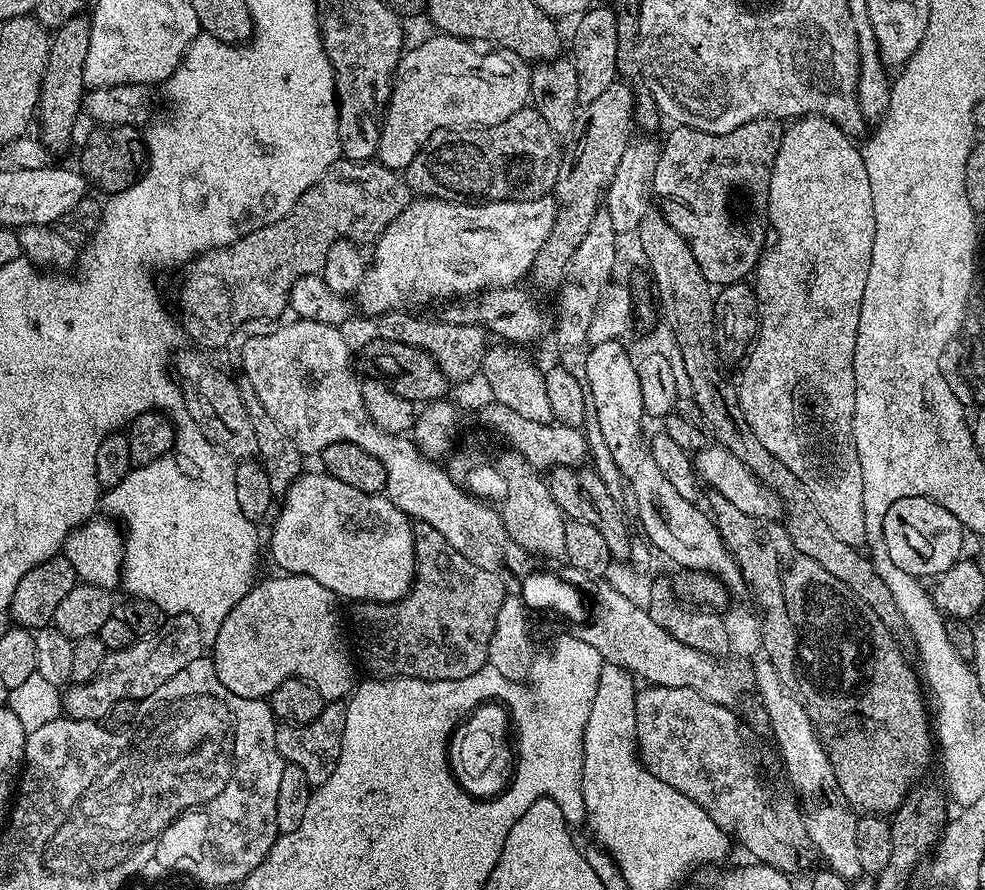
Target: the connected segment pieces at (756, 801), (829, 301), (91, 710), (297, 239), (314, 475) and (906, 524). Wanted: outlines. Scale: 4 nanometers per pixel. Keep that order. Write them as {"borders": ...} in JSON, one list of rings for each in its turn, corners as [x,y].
{"borders":[[[[657,684],[641,687],[636,693],[636,751],[650,774],[666,782],[666,786],[686,794],[686,798],[698,802],[720,829],[735,839],[737,836],[753,861],[792,874],[795,868],[807,862],[808,852],[813,851],[804,825],[804,813],[791,795],[783,796],[760,781],[756,756],[744,737],[744,728],[736,714],[733,709],[718,706],[718,702],[710,702],[710,698],[702,698],[702,694],[694,690]]],[[[801,116],[785,127],[770,174],[768,196],[768,223],[771,231],[776,231],[776,237],[771,237],[754,269],[754,291],[756,301],[760,304],[760,328],[742,364],[744,373],[738,379],[738,395],[742,414],[746,422],[750,422],[750,430],[758,434],[758,442],[762,442],[762,446],[766,446],[766,450],[770,450],[770,454],[774,454],[774,458],[778,458],[778,462],[786,466],[786,470],[794,470],[794,474],[798,474],[798,482],[806,486],[810,498],[814,498],[814,506],[818,506],[822,518],[830,522],[830,530],[834,530],[834,534],[838,534],[842,542],[860,546],[865,543],[866,514],[862,506],[862,462],[858,462],[858,450],[852,429],[856,393],[854,346],[858,338],[858,314],[862,314],[862,294],[866,278],[870,275],[870,254],[874,250],[874,197],[870,195],[870,177],[866,174],[866,162],[858,144],[852,140],[855,139],[849,133],[843,132],[837,124],[821,116]]],[[[172,614],[154,636],[133,639],[128,648],[109,651],[104,657],[98,674],[85,684],[72,684],[63,693],[63,711],[73,720],[103,721],[108,711],[119,700],[139,702],[145,700],[162,682],[174,678],[182,666],[196,660],[202,654],[200,644],[205,643],[198,622],[192,616]]],[[[339,159],[332,166],[332,171],[326,175],[314,186],[310,186],[310,190],[306,190],[306,194],[302,194],[302,198],[298,198],[298,202],[290,210],[290,214],[286,214],[278,222],[268,224],[264,228],[254,230],[250,234],[246,234],[240,240],[236,240],[233,244],[226,248],[215,248],[209,252],[204,252],[201,256],[197,256],[195,260],[187,265],[186,271],[183,273],[184,281],[180,284],[180,316],[178,312],[178,324],[184,332],[196,344],[201,344],[204,348],[212,348],[215,344],[228,344],[232,339],[234,330],[238,330],[238,326],[242,326],[242,322],[250,322],[254,318],[266,318],[267,320],[276,320],[280,318],[283,312],[288,308],[288,294],[294,282],[299,276],[315,276],[323,269],[324,266],[324,249],[327,245],[333,244],[336,240],[345,238],[353,242],[371,241],[384,231],[384,227],[402,210],[406,210],[406,206],[410,203],[410,189],[403,179],[393,169],[387,168],[385,164],[379,162],[357,162],[354,160]]],[[[308,470],[284,491],[282,503],[280,513],[279,508],[275,513],[272,537],[266,540],[266,548],[268,544],[272,560],[280,567],[281,573],[308,575],[326,586],[337,598],[346,598],[351,602],[392,604],[412,589],[412,579],[416,576],[413,521],[405,512],[398,510],[387,495],[354,490],[354,486],[338,482],[338,478],[329,476],[323,470]]],[[[925,496],[900,498],[894,502],[893,508],[900,508],[900,524],[888,524],[888,517],[885,516],[883,538],[898,570],[906,570],[906,574],[911,576],[937,578],[961,559],[966,532],[959,516]]]]}

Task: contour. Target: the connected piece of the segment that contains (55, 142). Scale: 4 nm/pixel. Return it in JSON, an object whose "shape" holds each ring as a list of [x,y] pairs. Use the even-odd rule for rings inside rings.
{"shape":[[[84,14],[70,18],[70,22],[66,22],[51,33],[38,105],[38,128],[40,124],[38,136],[44,147],[49,150],[64,148],[71,142],[76,119],[82,116],[82,105],[86,95],[84,67],[86,54],[90,54],[91,33],[92,21]]]}

